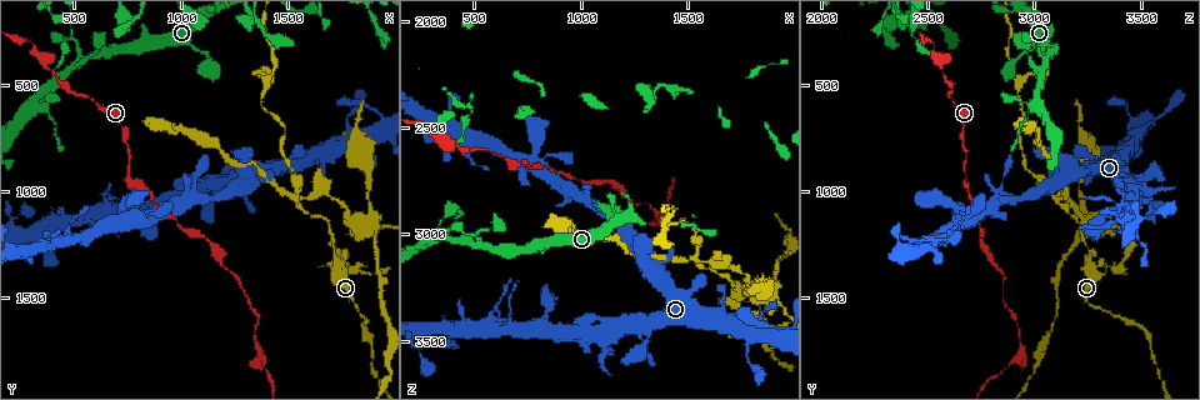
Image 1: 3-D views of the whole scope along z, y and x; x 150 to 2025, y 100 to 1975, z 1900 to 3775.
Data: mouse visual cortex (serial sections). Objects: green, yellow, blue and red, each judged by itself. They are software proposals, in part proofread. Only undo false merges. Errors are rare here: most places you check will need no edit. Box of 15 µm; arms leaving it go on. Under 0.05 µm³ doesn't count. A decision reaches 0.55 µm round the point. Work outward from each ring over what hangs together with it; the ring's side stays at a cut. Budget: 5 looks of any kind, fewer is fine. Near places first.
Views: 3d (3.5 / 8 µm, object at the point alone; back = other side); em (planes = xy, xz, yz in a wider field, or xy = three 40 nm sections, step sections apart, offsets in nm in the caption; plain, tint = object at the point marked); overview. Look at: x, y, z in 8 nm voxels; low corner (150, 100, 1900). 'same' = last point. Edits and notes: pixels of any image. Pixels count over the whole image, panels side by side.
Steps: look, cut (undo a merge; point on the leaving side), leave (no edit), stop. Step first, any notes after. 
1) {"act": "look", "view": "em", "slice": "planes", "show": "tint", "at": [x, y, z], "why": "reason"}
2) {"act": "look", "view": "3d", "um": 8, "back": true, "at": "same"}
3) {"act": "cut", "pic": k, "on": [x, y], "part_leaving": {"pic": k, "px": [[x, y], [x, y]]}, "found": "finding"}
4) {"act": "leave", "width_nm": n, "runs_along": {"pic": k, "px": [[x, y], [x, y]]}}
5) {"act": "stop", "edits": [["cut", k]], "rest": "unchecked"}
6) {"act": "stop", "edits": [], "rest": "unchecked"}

{"act": "look", "view": "3d", "um": 8, "at": [1530, 1030, 3100], "why": "small branch off a trunk"}

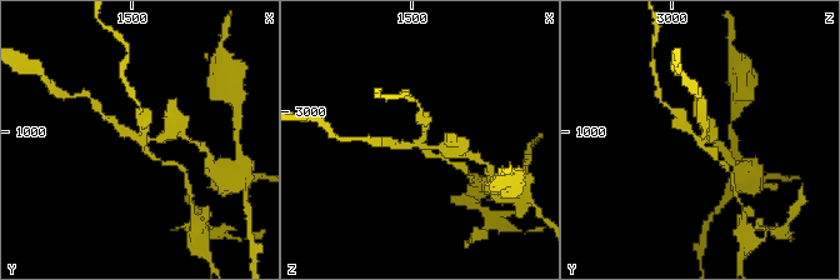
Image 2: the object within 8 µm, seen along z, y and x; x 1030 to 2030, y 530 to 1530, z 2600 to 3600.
{"act": "look", "view": "em", "slice": "xy", "step": 5, "show": "tint", "at": [1540, 1040, 3110]}

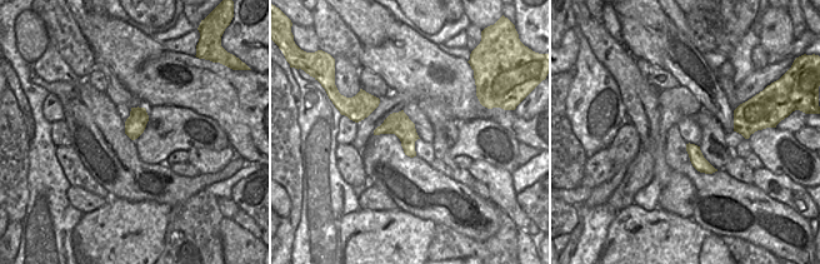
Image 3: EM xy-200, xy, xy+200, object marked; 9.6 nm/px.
{"act": "cut", "pic": 2, "on": [165, 134], "part_leaving": {"pic": 2, "px": [[148, 140], [174, 130], [189, 140]]}, "found": "a second cell is stuck on"}

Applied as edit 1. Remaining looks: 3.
{"act": "look", "view": "overview", "why": "redraw"}

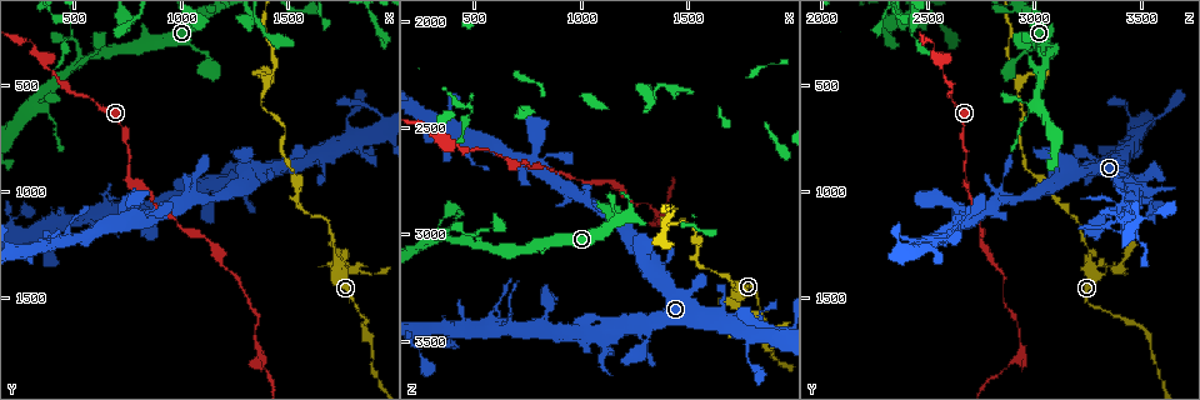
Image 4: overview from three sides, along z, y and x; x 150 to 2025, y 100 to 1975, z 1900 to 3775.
{"act": "look", "view": "3d", "um": 3.5, "back": true, "at": [1360, 1750, 2930], "why": "a fork"}

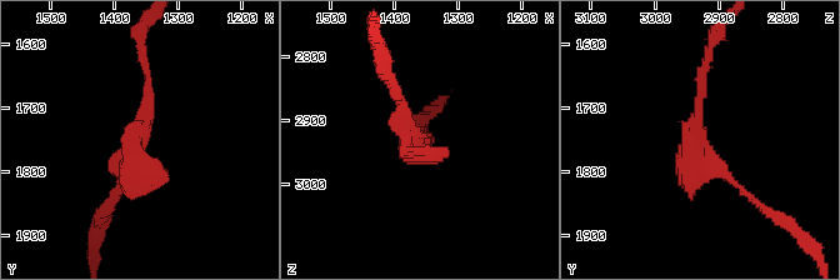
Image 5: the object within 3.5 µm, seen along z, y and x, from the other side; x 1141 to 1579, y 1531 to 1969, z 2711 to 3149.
{"act": "look", "view": "em", "slice": "xy", "step": 5, "show": "tint", "at": [1365, 1750, 2940], "why": "need the tissue"}

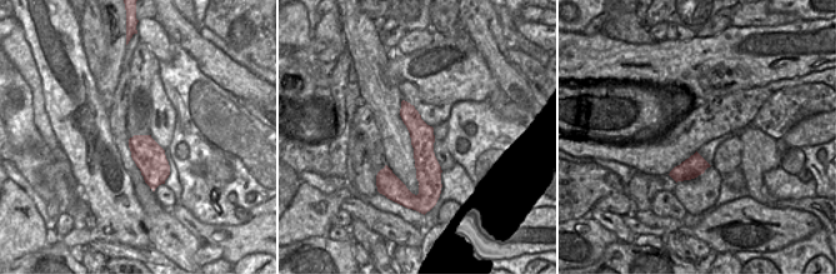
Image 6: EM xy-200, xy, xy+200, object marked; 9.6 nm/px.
{"act": "leave", "width_nm": 220, "runs_along": {"pic": 6, "px": [[404, 104], [422, 136], [425, 189]]}, "found": "all the same cell"}

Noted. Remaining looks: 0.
{"act": "stop", "edits": [["cut", 2]], "rest": "unchecked"}

